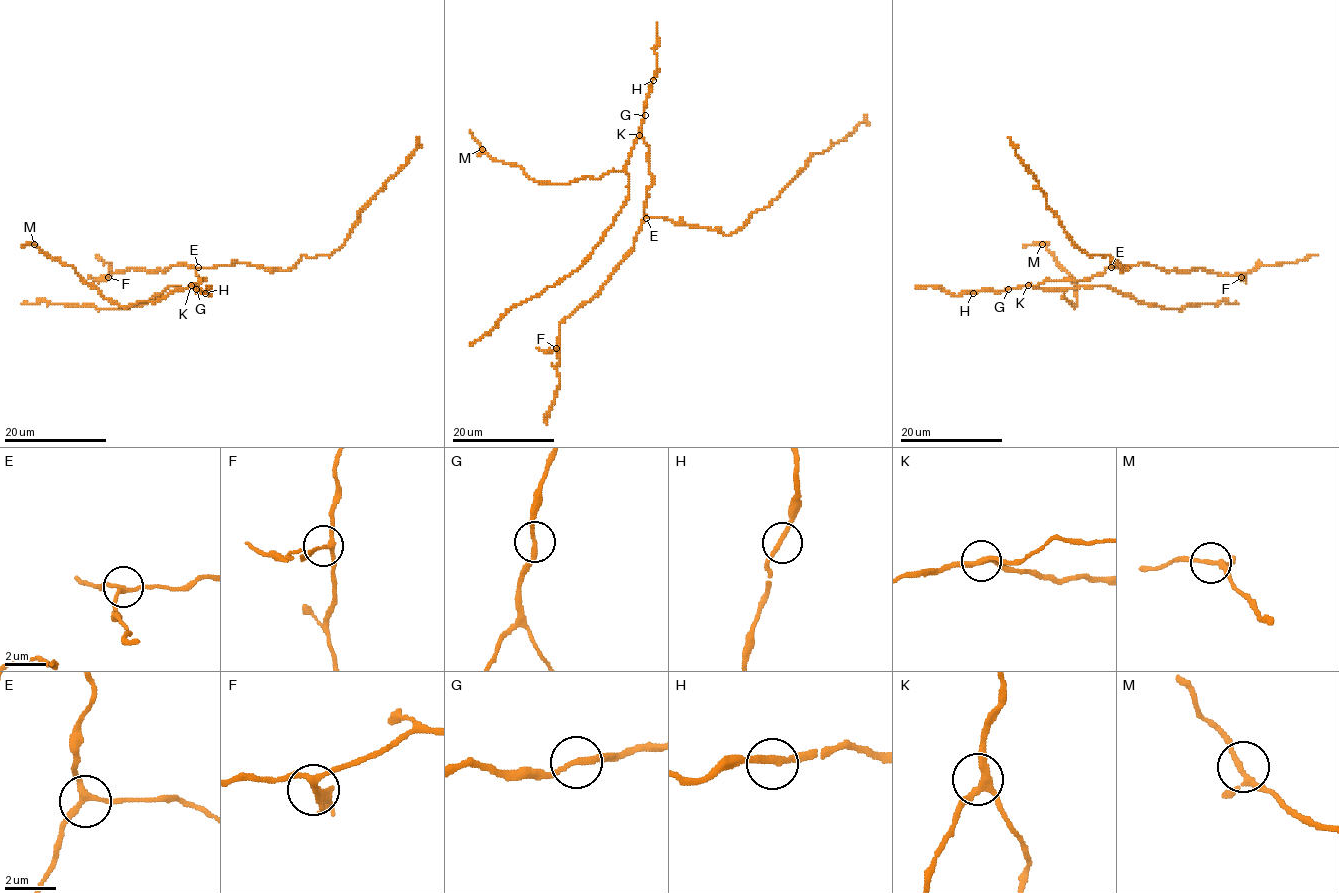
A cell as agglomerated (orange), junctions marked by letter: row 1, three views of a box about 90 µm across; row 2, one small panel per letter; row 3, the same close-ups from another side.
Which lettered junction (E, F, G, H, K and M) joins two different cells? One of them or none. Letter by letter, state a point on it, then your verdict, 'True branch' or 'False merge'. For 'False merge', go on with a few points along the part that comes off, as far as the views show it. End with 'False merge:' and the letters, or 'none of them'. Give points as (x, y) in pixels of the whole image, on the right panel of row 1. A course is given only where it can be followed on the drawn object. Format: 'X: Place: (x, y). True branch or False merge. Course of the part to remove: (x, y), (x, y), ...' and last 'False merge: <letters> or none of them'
E: Place: (1111, 267). True branch
F: Place: (1241, 277). False merge
G: Place: (1008, 289). True branch
H: Place: (973, 293). True branch
K: Place: (1028, 285). True branch
M: Place: (1042, 244). True branch
False merge: F

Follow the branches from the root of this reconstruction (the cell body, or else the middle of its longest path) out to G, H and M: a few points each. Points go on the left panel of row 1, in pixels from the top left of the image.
G: (198, 280), (205, 280), (193, 286), (196, 289)
H: (198, 280), (205, 280), (193, 286), (205, 293)
M: (198, 280), (205, 280), (153, 302), (121, 307), (90, 286), (71, 266), (48, 257), (34, 244)

